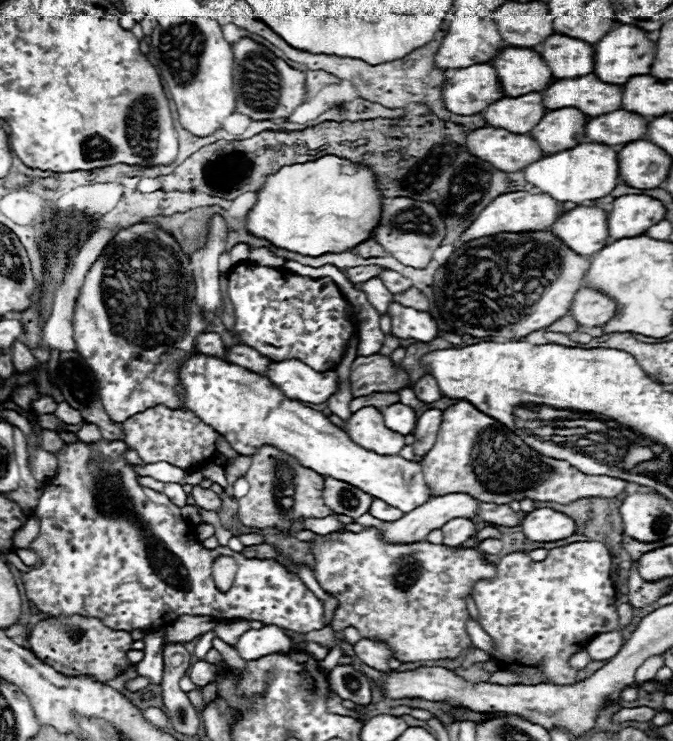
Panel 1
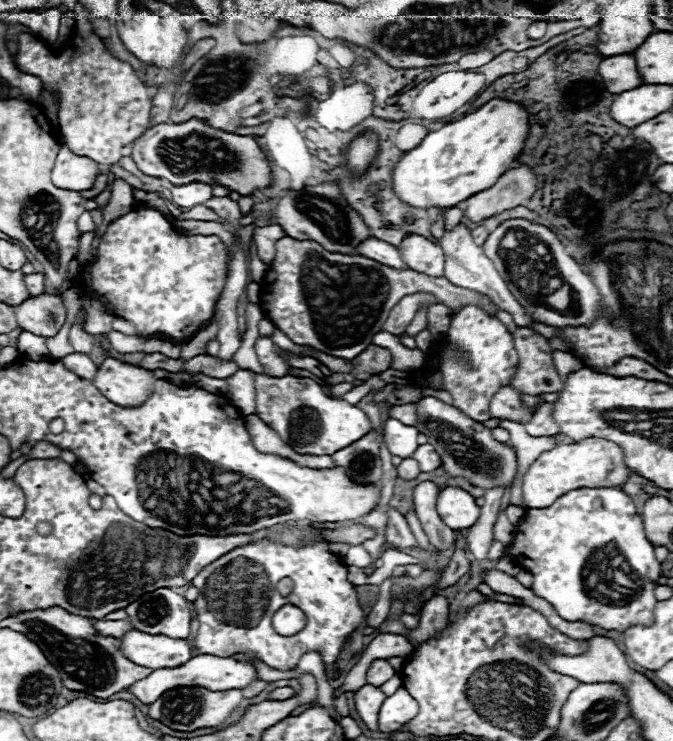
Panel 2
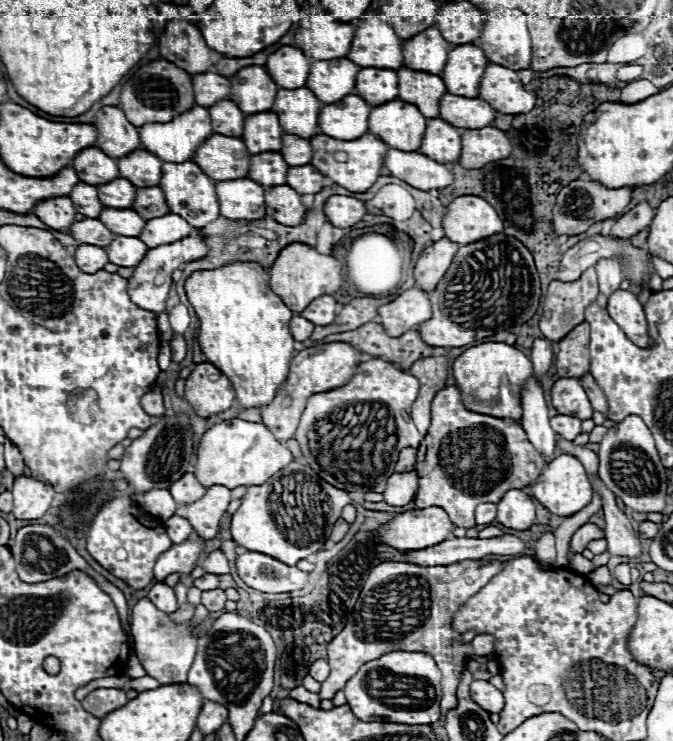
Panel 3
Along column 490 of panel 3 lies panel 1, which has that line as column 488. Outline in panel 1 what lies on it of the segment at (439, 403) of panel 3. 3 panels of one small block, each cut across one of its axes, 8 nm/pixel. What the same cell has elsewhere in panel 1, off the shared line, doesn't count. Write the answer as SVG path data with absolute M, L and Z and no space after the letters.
M460 400L444 410L436 444L420 460L432 494L466 492L482 502L510 504L512 500L540 500L570 504L580 498L614 498L628 490L628 482L610 476L588 476L564 460L554 460L530 450L512 430Z

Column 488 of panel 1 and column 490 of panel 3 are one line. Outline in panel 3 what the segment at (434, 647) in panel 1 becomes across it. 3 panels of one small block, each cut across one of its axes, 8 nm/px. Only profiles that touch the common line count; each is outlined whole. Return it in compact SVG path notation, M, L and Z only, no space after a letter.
M464 560L460 564L448 564L448 568L424 568L416 566L410 562L382 562L376 568L372 568L362 594L344 626L344 630L334 636L334 640L328 644L328 664L330 664L330 676L322 682L322 690L318 692L320 700L332 700L338 690L344 688L344 684L360 670L360 664L366 664L368 660L378 660L380 656L396 650L404 652L424 652L430 654L438 668L442 670L442 714L446 716L448 710L456 708L458 698L456 698L456 688L460 680L460 672L464 670L468 658L472 656L470 644L460 644L458 642L458 632L452 628L452 618L454 612L468 600L472 598L488 580L502 570L502 562L486 562L486 560Z

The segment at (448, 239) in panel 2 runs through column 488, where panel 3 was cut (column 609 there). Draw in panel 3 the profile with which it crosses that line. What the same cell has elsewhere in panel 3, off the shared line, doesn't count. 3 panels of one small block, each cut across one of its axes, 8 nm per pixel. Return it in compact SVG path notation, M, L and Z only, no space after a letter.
M604 258L596 264L598 280L600 280L600 292L604 296L610 296L620 288L620 282L624 280L624 264L614 258Z

